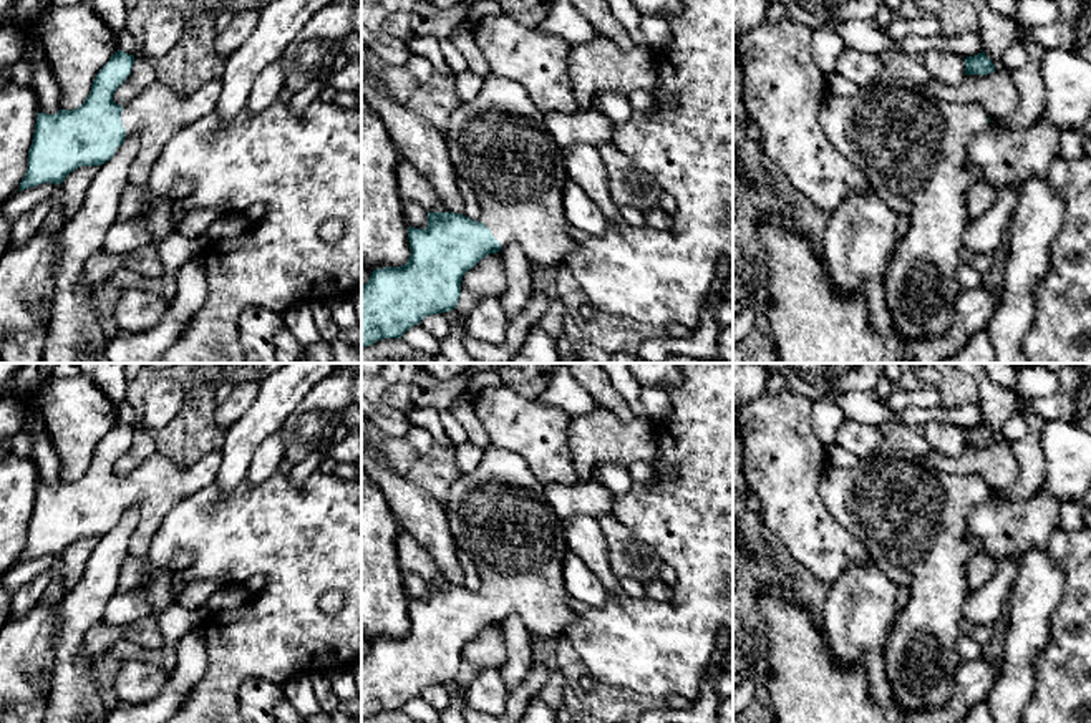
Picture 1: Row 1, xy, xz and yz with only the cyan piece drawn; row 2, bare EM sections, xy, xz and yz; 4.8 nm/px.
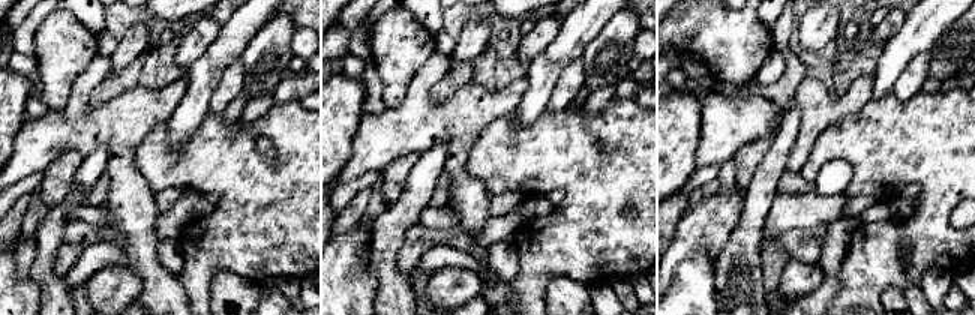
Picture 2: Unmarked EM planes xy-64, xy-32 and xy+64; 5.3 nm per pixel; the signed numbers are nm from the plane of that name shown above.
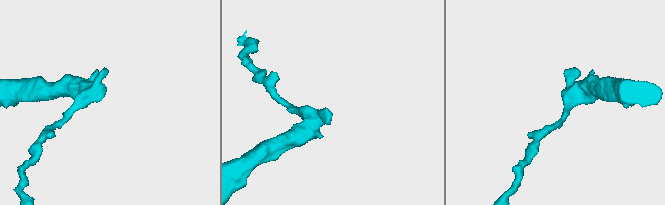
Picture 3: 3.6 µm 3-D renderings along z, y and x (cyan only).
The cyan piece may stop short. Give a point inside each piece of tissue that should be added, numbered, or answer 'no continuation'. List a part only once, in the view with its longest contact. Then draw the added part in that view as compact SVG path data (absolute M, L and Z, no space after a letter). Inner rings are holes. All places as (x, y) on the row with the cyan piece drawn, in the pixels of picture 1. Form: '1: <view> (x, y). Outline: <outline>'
1: xy (158, 113). Outline: M212 80L194 93L177 93L161 81L151 83L133 103L123 106L121 121L126 138L136 136L139 151L128 174L129 187L148 187L153 166L158 161L166 143L186 126L214 113L222 85Z

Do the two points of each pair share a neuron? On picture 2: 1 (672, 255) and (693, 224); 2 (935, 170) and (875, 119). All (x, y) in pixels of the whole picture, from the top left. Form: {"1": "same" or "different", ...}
{"1": "same", "2": "same"}

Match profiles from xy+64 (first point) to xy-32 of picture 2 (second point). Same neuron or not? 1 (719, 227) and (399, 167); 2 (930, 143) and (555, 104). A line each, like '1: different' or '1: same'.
1: different
2: different

